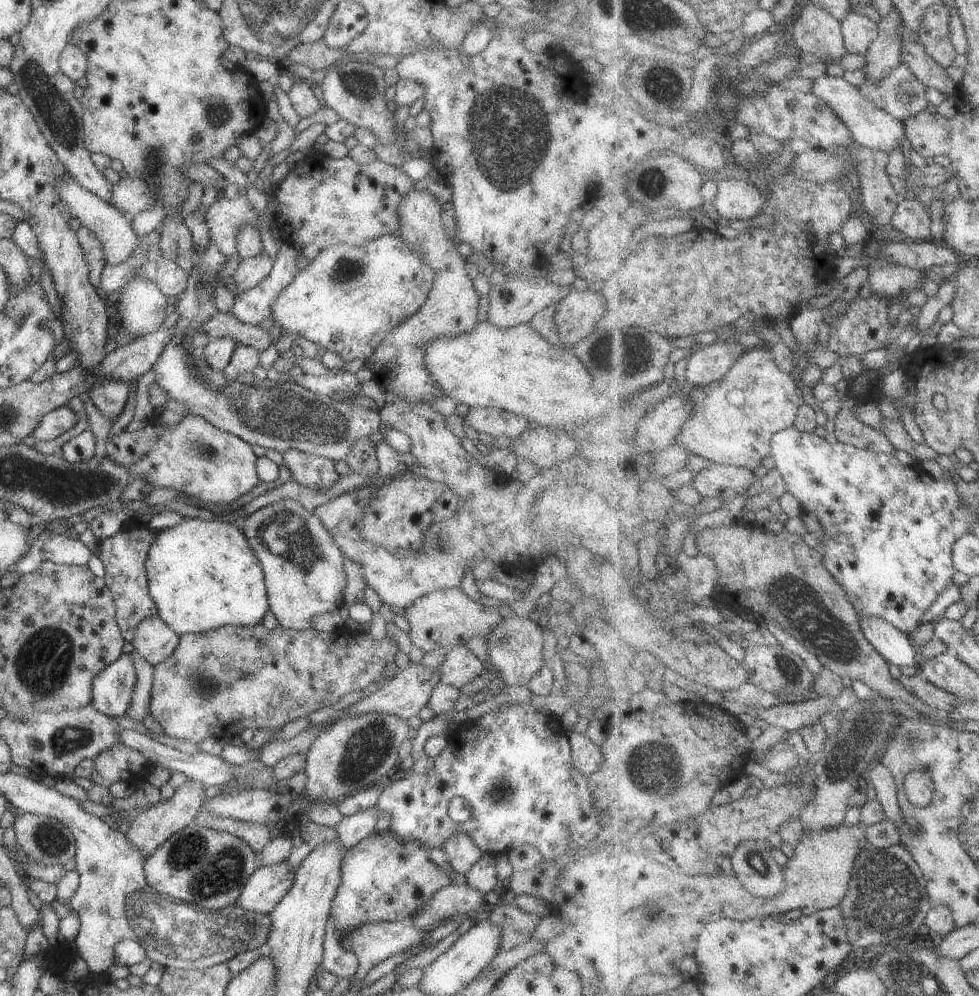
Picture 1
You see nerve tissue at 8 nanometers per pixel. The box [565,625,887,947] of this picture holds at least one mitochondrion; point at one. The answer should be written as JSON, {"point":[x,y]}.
{"point":[661,769]}

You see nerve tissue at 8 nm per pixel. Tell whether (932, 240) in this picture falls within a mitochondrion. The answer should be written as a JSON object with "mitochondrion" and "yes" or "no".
{"mitochondrion":"no"}

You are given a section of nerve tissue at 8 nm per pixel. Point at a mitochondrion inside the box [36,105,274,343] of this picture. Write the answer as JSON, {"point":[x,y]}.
{"point":[155,155]}

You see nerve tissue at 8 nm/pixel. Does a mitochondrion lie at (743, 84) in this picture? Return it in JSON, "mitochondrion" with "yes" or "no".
{"mitochondrion":"yes"}

